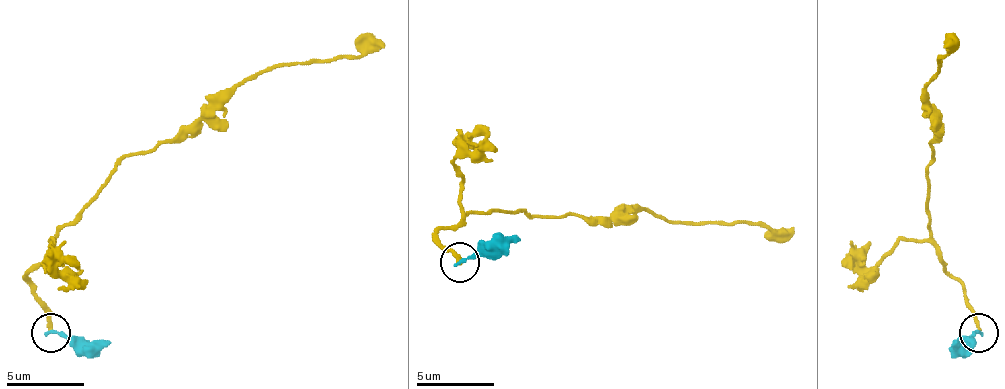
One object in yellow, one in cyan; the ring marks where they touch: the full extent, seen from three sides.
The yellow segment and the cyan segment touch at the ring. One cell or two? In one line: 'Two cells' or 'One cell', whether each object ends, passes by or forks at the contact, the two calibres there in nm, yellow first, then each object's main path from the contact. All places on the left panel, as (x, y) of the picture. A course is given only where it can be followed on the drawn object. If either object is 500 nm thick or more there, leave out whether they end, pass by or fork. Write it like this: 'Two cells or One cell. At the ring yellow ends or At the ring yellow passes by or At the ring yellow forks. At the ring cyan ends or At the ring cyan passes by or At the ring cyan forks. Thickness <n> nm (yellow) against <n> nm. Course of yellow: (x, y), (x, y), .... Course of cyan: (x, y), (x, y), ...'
Two cells. At the ring yellow ends. At the ring cyan ends. Thickness 240 nm (yellow) against 240 nm. Course of yellow: (51, 329), (28, 275), (117, 165), (192, 134), (243, 83), (286, 64), (360, 56), (383, 40). Course of cyan: (51, 333), (110, 345)

